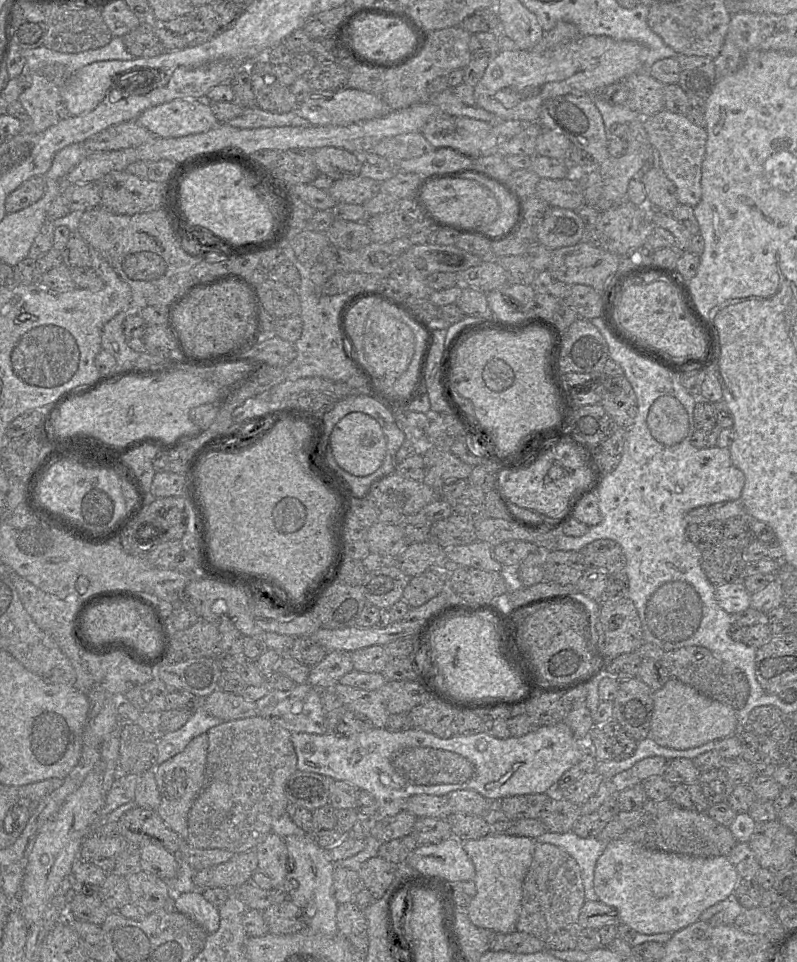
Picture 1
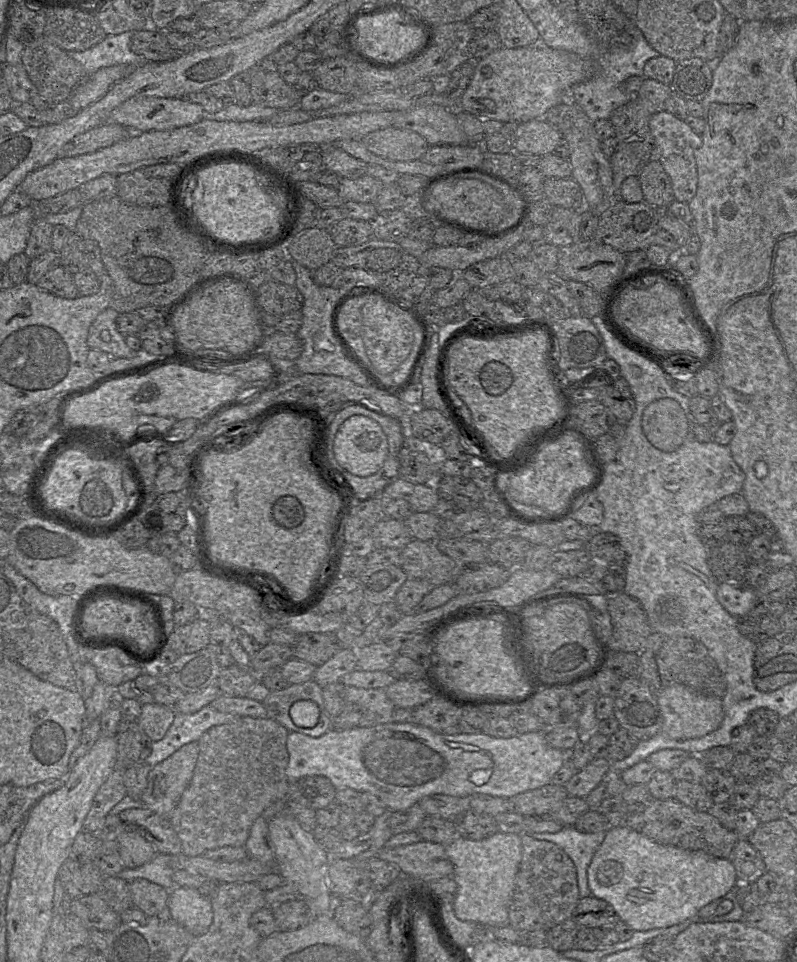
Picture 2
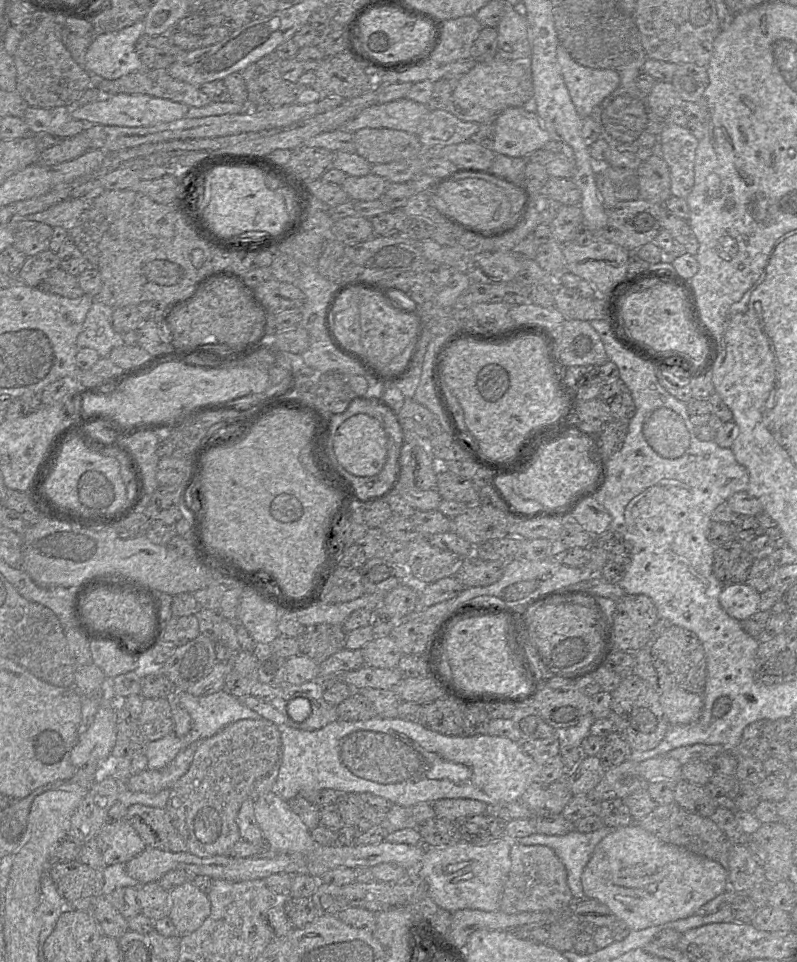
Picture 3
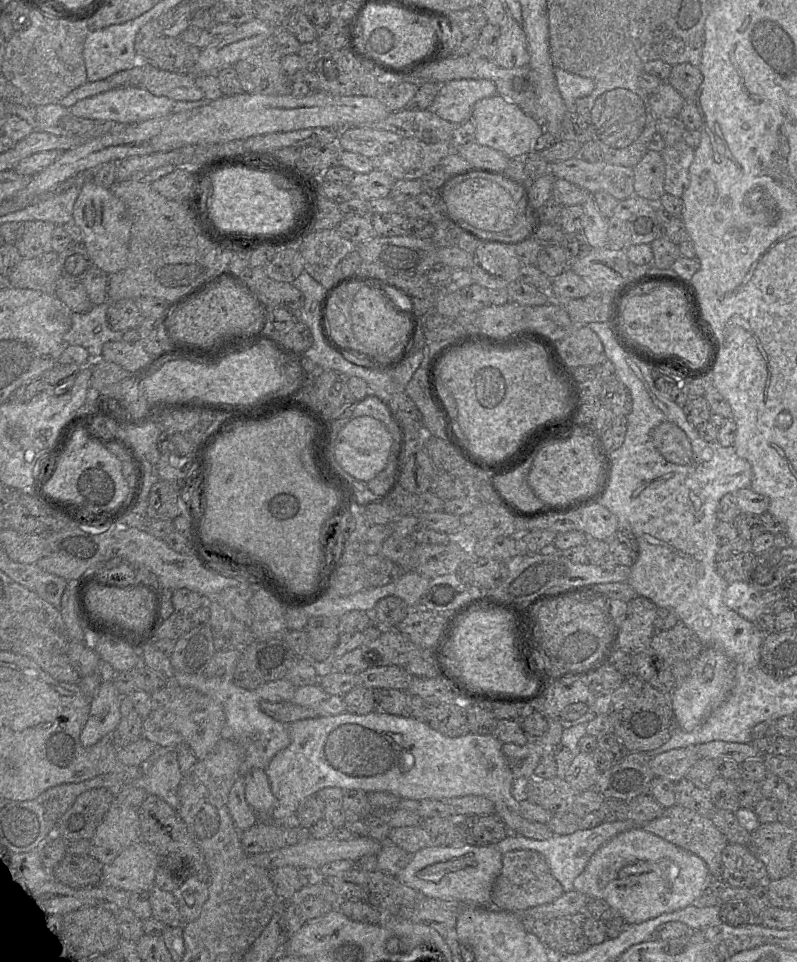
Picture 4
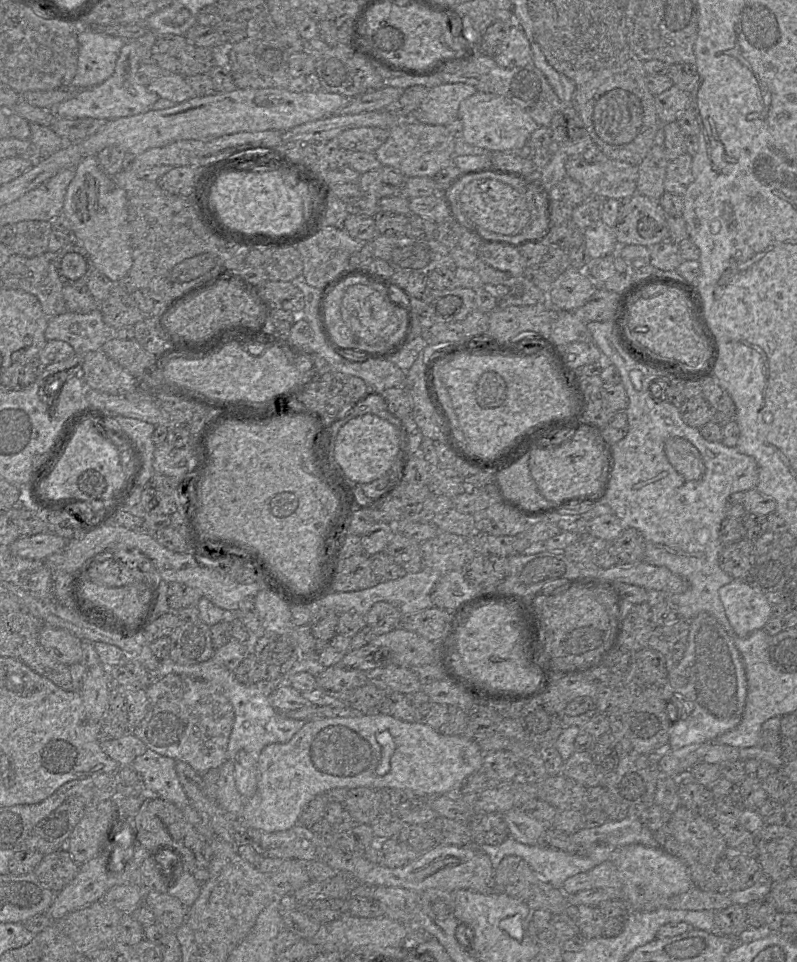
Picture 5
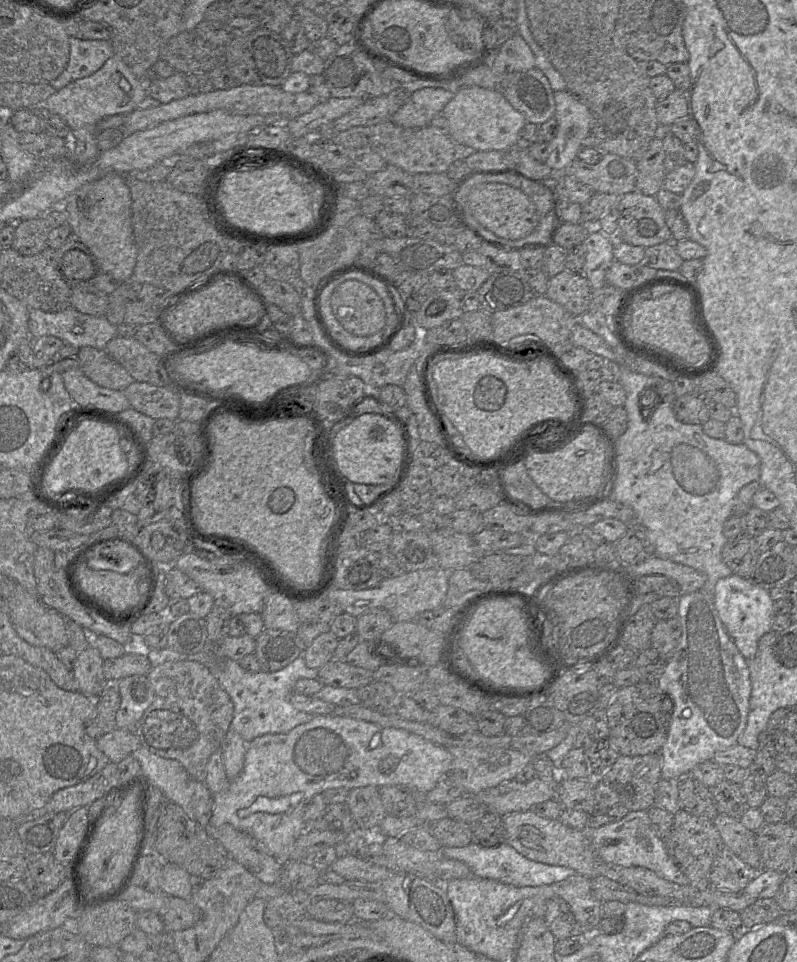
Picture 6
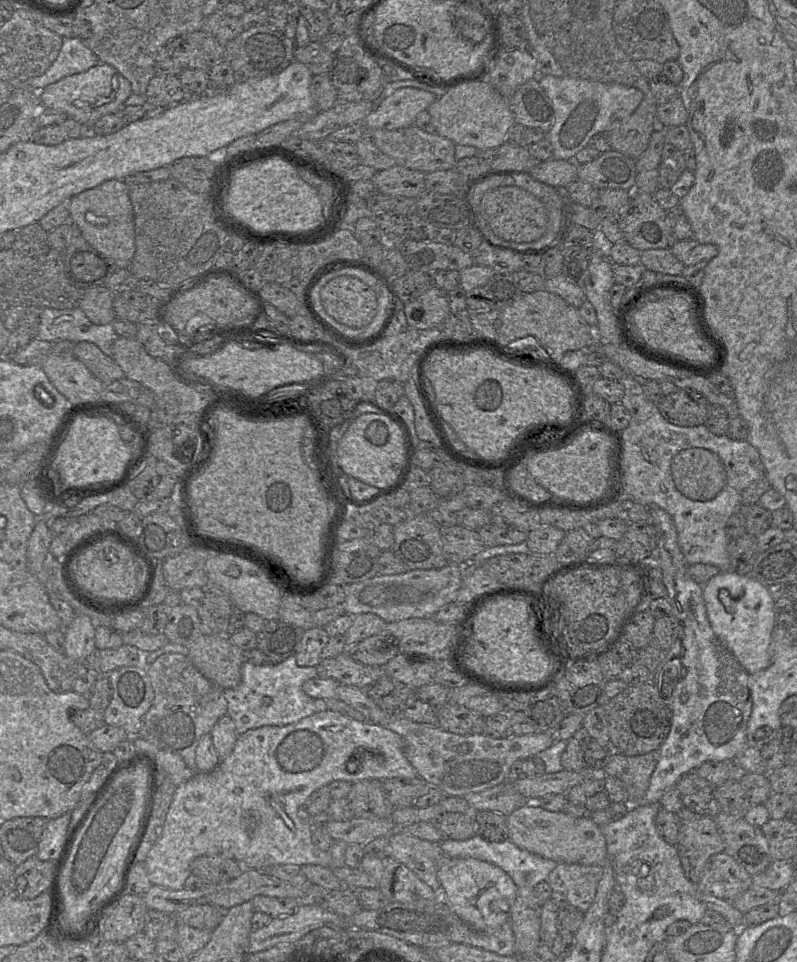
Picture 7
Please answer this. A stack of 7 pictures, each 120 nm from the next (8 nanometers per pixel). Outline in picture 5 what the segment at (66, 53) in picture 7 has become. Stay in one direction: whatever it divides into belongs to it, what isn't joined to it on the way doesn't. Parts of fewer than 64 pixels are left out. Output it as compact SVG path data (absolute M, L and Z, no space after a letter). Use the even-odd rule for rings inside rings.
M80 27L78 42L78 65L71 84L77 87L93 87L113 74L121 49L127 40Z

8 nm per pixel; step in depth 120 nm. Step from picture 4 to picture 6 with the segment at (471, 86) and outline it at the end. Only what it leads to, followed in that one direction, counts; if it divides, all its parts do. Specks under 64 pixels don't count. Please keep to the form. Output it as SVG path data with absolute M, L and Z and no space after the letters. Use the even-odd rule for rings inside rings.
M425 87L410 93L403 105L392 115L395 124L405 128L430 125L432 119L441 114L456 90Z

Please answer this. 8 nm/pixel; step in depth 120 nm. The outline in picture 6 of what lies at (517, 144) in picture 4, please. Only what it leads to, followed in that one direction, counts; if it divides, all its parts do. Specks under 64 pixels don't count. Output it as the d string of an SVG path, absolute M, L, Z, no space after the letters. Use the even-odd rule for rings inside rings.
M478 86L458 88L444 106L442 115L448 122L448 134L452 140L477 151L507 151L514 148L520 129L526 124L524 116L503 95Z

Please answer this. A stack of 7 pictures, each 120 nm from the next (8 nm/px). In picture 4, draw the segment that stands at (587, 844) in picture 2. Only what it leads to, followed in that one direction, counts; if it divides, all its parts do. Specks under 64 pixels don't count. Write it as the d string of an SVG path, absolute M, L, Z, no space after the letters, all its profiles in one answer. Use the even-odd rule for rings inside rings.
M629 820L602 822L591 829L579 828L568 835L552 835L546 840L535 840L517 833L509 833L503 840L496 844L502 855L514 850L533 850L542 854L549 866L553 877L561 884L564 893L574 891L574 880L585 870L592 855L603 844L618 834L634 826Z

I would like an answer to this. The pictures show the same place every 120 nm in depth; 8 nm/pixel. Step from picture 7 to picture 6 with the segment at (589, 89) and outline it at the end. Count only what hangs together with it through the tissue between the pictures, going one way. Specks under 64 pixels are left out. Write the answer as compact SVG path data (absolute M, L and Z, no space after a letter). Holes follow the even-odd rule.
M567 89L554 91L553 97L557 134L549 142L550 154L545 163L555 174L560 174L576 159L578 151L582 148L583 139L591 133L591 113L588 108Z

